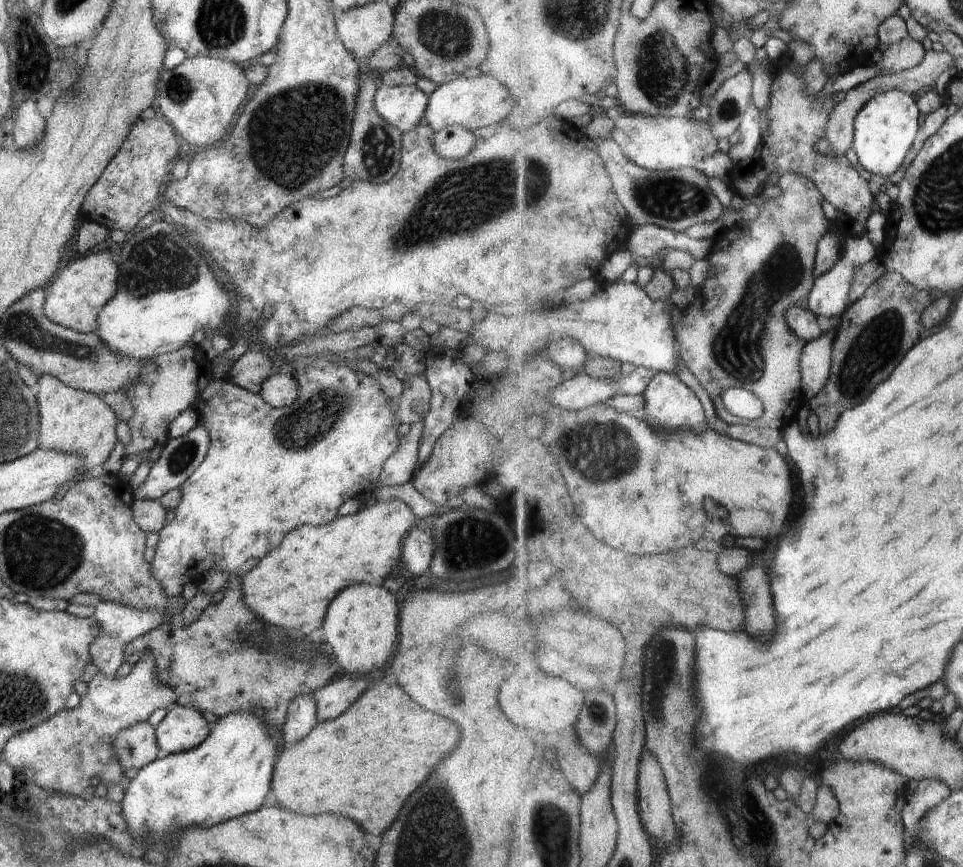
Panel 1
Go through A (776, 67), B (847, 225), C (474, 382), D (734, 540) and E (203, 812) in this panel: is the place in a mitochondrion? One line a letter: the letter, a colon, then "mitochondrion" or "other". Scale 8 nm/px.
A: other
B: other
C: other
D: other
E: other

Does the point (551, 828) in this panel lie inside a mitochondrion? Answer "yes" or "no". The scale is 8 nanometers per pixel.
yes

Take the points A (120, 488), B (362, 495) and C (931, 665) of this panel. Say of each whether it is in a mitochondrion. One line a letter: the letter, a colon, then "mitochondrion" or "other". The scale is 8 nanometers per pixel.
A: other
B: other
C: other

